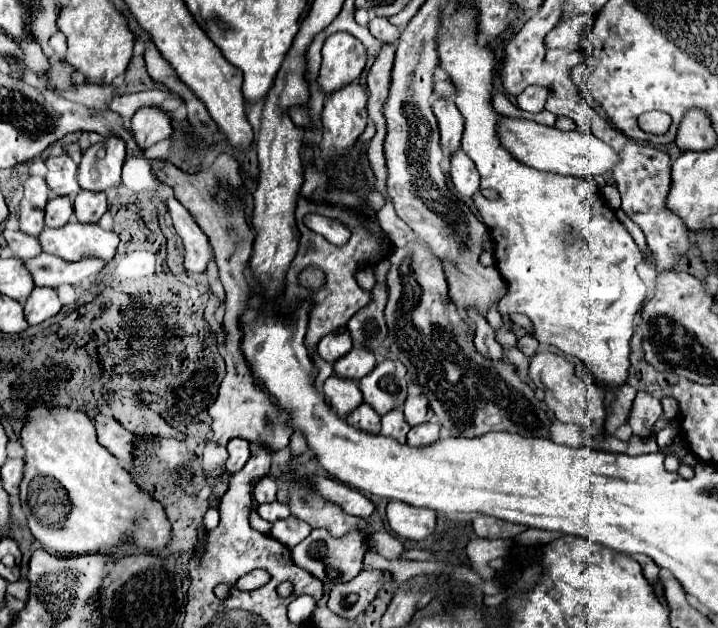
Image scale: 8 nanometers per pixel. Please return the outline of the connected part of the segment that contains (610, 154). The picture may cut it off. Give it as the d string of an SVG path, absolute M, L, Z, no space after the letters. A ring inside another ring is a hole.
M502 117L500 125L498 125L498 135L502 139L502 145L518 161L526 163L528 167L540 169L540 171L592 179L592 177L598 177L598 175L606 175L608 171L612 171L620 163L618 153L608 143L594 137L592 133L560 131L556 127L538 125L538 123L532 123L532 121L526 121L526 119Z

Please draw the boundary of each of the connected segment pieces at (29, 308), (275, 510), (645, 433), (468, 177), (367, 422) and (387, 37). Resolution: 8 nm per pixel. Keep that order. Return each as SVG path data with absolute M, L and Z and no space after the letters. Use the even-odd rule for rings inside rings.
M34 289L24 303L24 317L28 325L38 325L54 317L62 309L54 289Z
M274 501L272 505L260 505L258 507L258 515L270 523L278 521L278 519L286 519L290 513L288 513L288 507L284 503L278 503Z
M638 391L632 411L630 411L630 417L628 417L628 423L634 431L634 435L638 435L642 439L650 437L654 433L654 423L660 417L662 417L660 401L646 391Z
M464 151L456 153L456 157L452 157L450 179L454 183L454 189L464 197L472 197L480 189L480 175L478 175L472 159L468 159Z
M362 403L360 409L356 409L356 413L350 413L346 421L364 433L380 433L380 415L376 415L376 411L366 403Z
M374 17L374 19L370 21L368 29L370 29L370 33L372 33L376 39L380 39L382 43L394 45L394 43L398 41L398 37L400 37L398 27L394 27L394 25L392 25L388 19L384 19L384 17Z

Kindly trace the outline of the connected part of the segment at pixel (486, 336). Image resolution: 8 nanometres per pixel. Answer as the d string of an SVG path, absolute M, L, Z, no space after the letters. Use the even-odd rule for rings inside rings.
M468 309L466 315L476 323L474 345L480 349L480 353L488 359L500 359L502 357L502 345L496 341L494 329L490 327L490 323L480 313L476 313L474 309Z

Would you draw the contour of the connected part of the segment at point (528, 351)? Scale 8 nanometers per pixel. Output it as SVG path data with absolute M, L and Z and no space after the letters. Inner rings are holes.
M524 335L522 339L518 339L518 347L520 347L520 351L526 355L526 357L532 357L536 351L538 351L538 341L534 339L534 337L530 337L530 335Z

